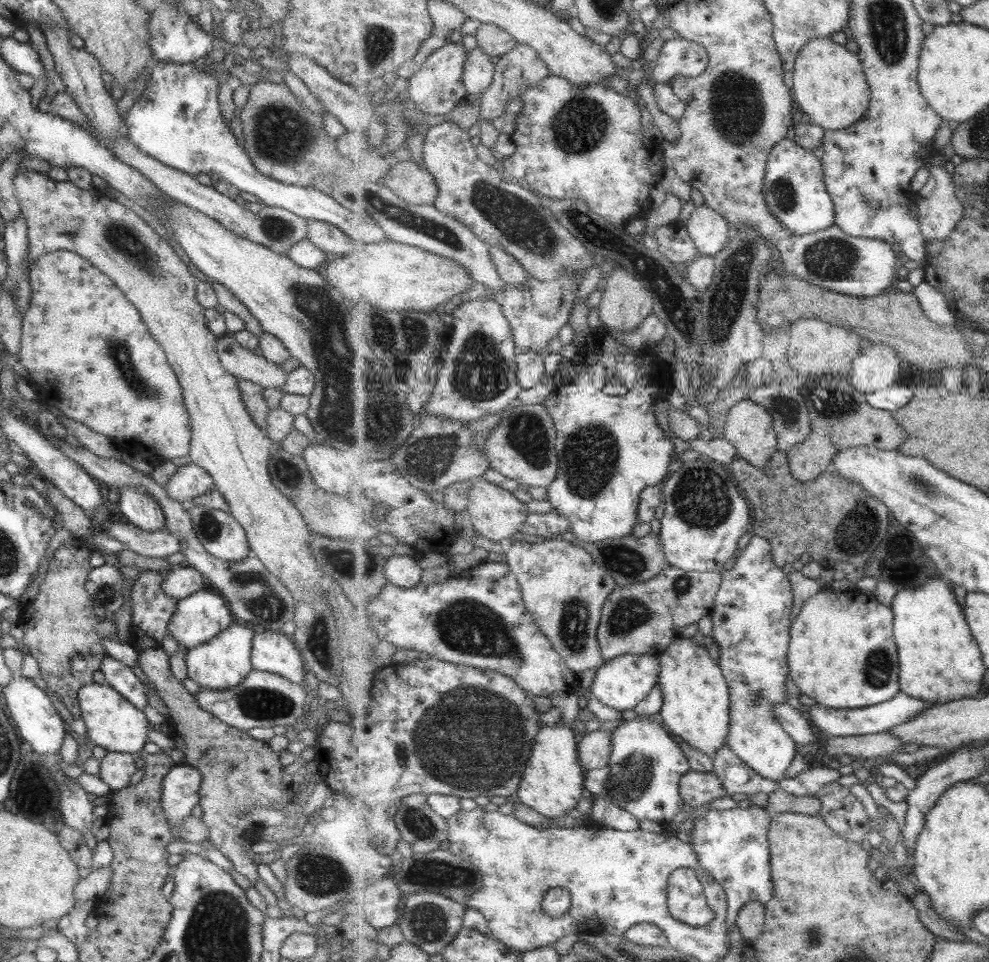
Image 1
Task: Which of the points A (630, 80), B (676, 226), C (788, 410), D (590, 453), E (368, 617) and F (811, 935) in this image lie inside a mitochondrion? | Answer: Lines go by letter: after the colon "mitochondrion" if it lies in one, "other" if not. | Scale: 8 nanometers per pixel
A: other
B: other
C: mitochondrion
D: mitochondrion
E: other
F: mitochondrion

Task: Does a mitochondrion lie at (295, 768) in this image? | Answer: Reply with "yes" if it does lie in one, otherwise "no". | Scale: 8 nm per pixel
no

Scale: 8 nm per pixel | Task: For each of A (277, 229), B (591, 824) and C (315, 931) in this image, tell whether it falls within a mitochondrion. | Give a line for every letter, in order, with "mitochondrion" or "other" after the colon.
A: mitochondrion
B: other
C: other

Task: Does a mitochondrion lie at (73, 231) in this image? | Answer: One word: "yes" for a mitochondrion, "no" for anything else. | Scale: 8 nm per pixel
yes

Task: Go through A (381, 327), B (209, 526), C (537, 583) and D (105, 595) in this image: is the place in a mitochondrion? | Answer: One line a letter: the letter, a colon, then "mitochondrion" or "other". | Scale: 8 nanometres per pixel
A: mitochondrion
B: mitochondrion
C: other
D: mitochondrion

